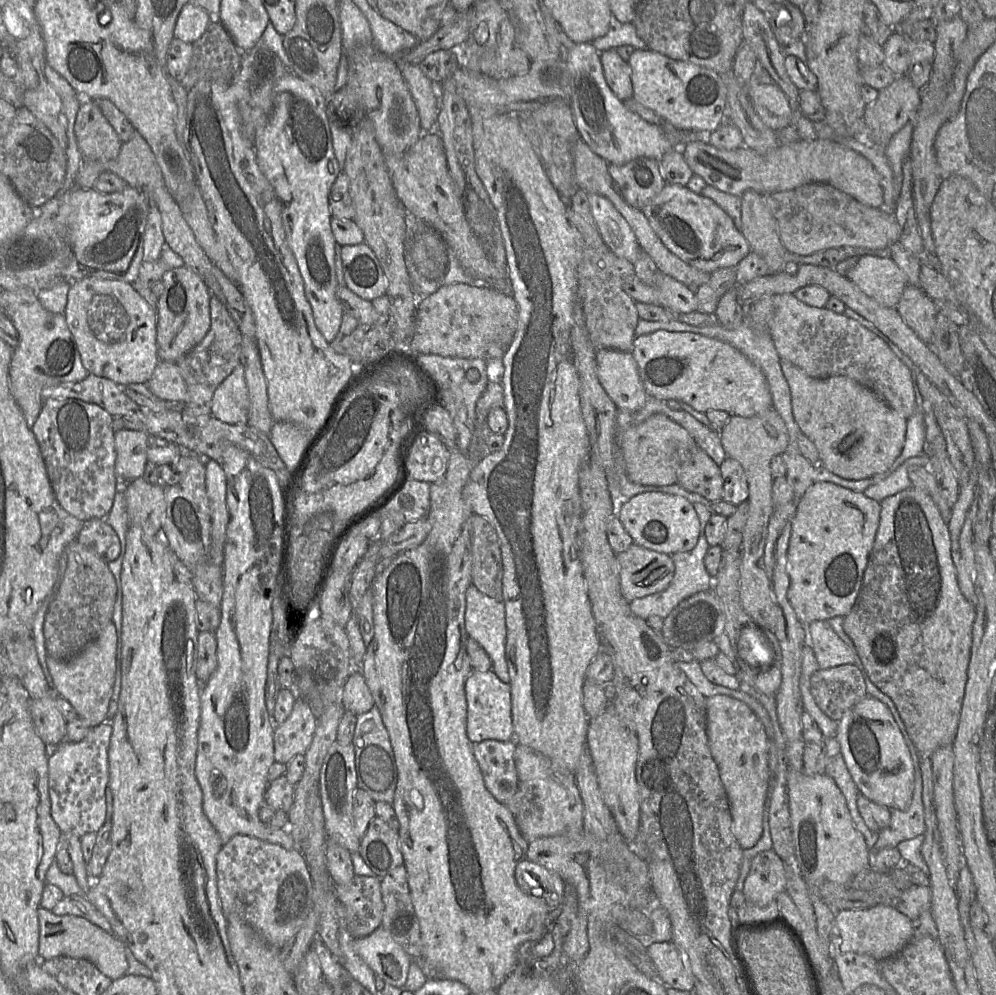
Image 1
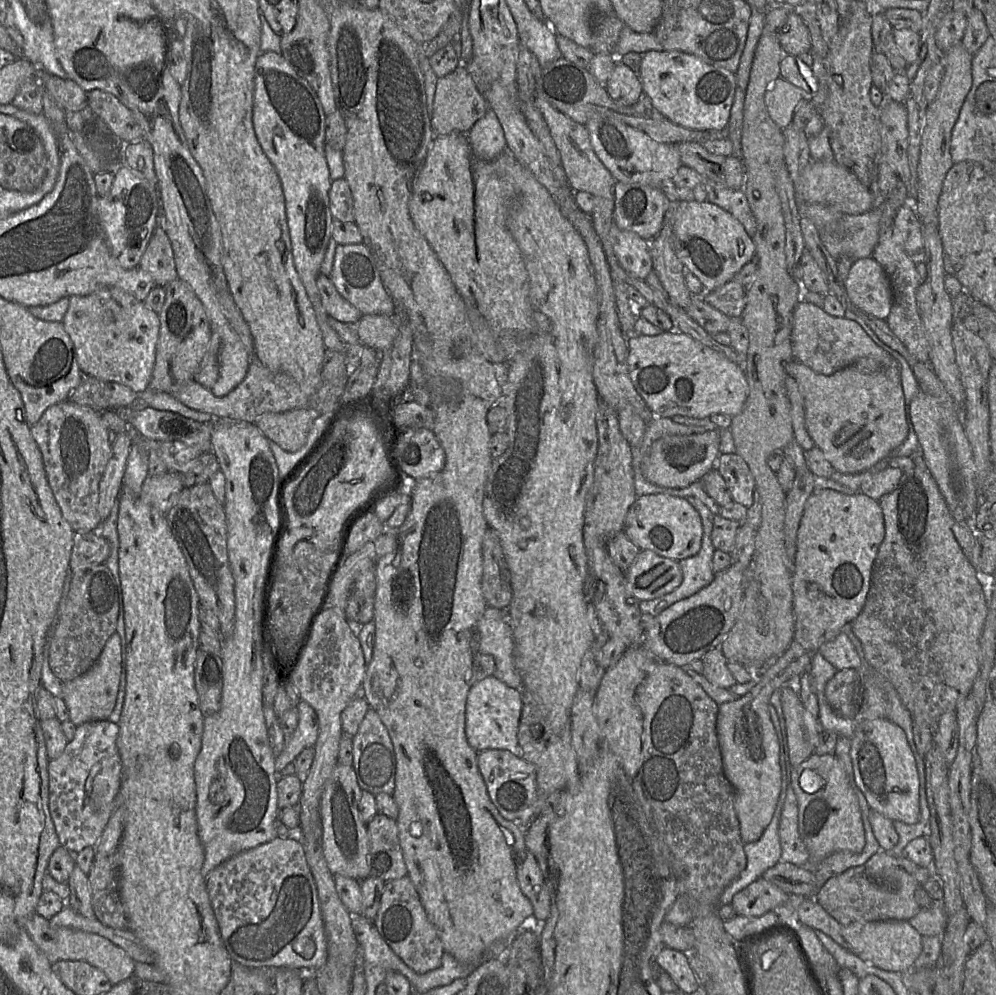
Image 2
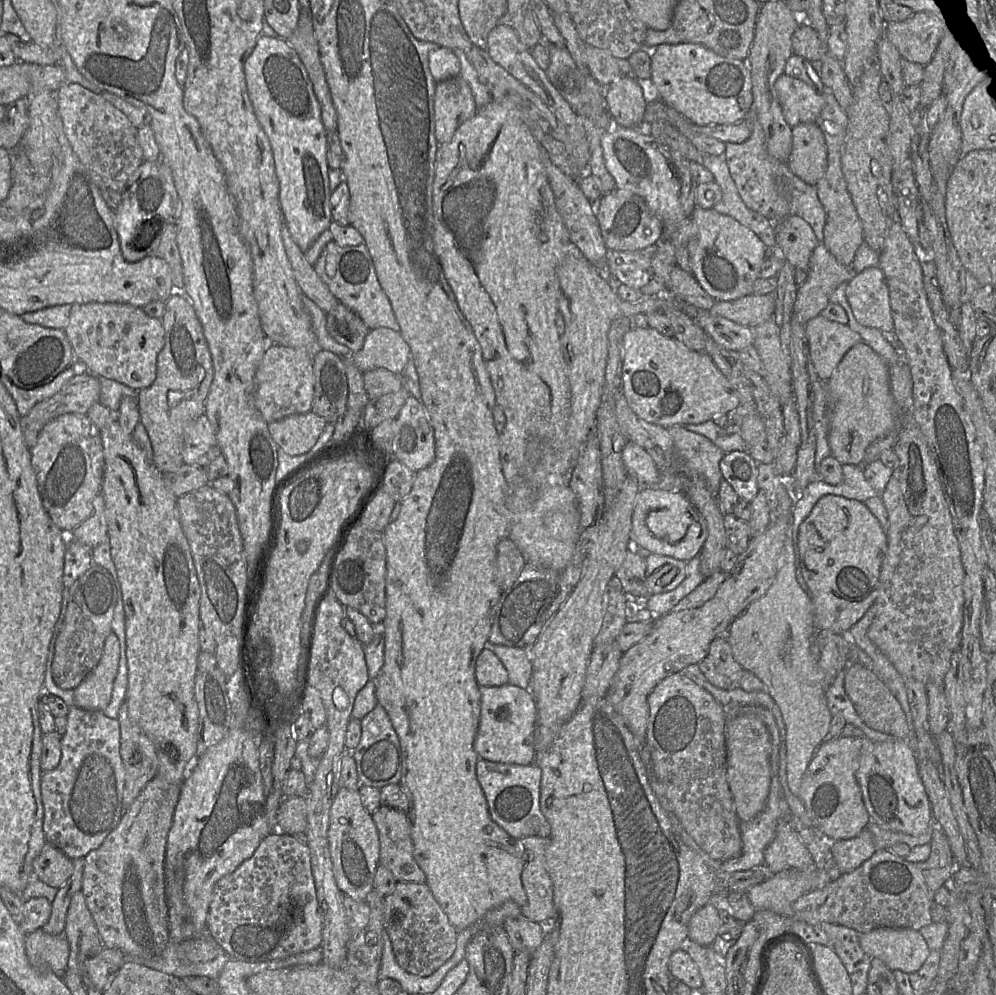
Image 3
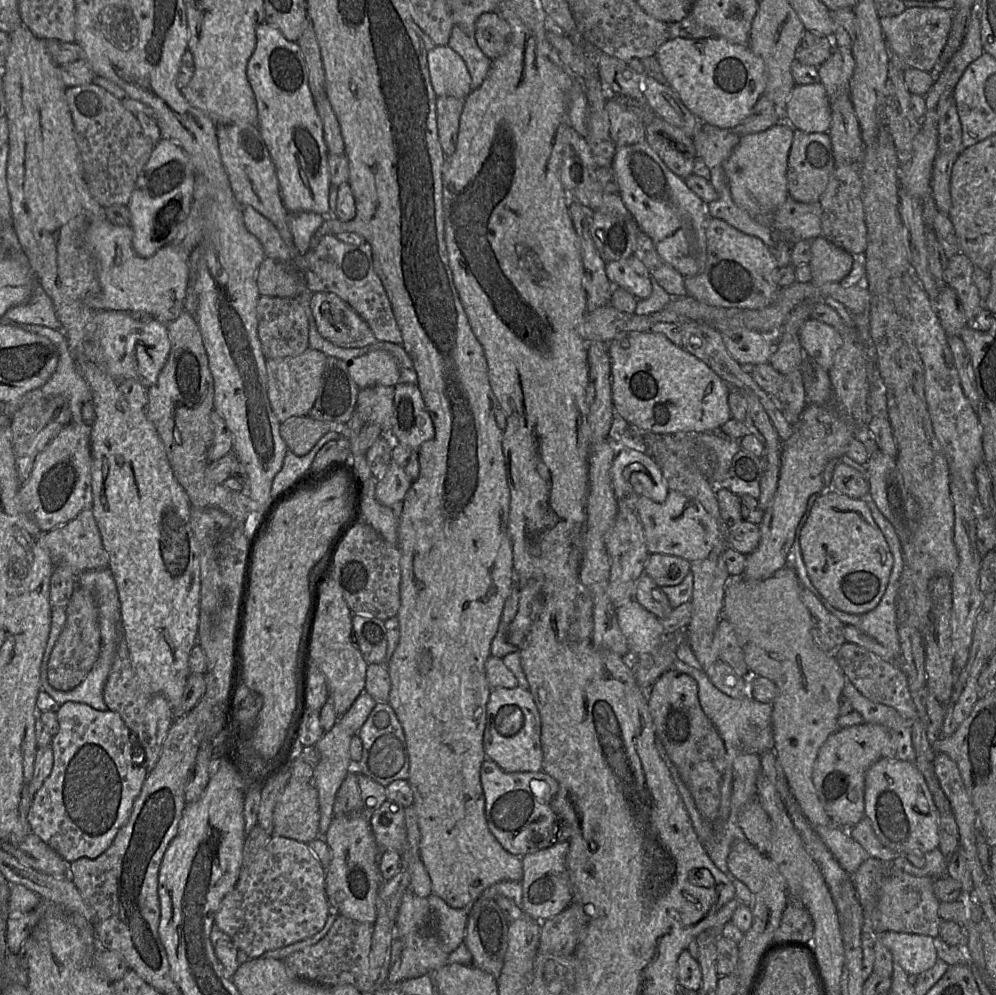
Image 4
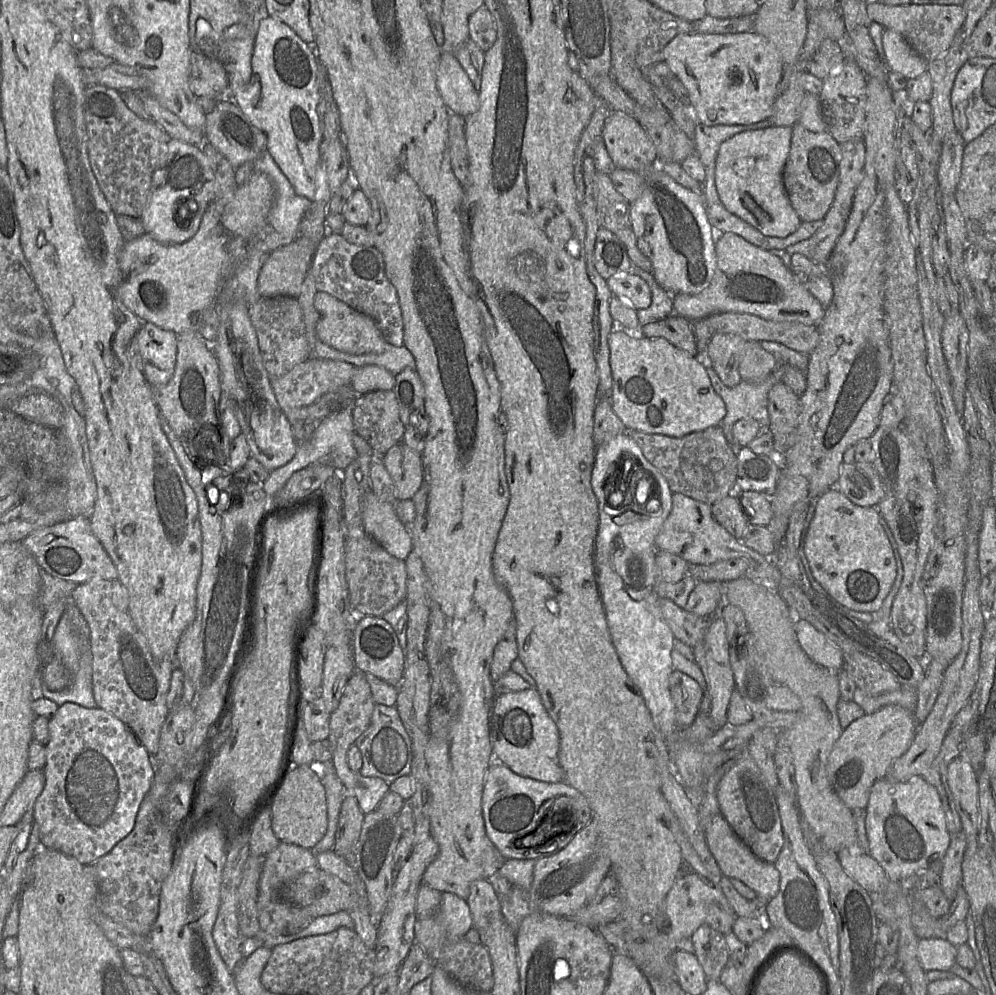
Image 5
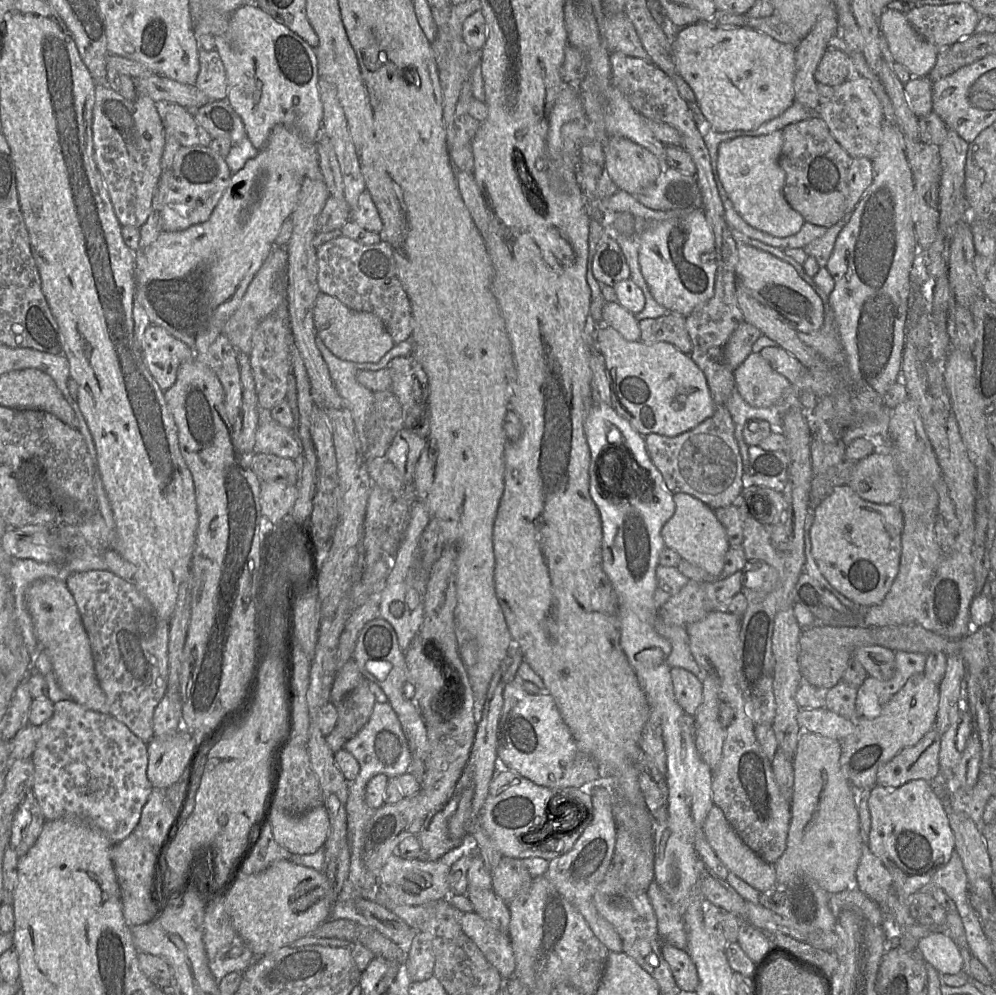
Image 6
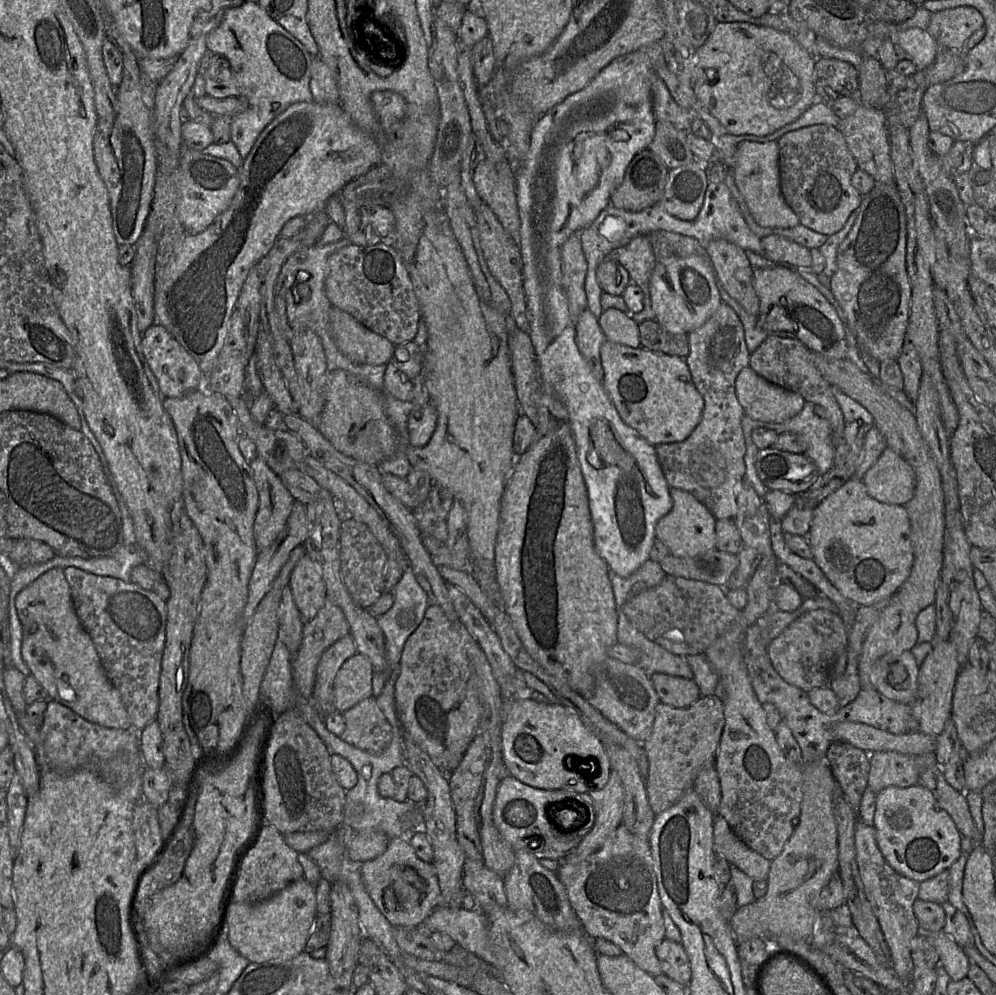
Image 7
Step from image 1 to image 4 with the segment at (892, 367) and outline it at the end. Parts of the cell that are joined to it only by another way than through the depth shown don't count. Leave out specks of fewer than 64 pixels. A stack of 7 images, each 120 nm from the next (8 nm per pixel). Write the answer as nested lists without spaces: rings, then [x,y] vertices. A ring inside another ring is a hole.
[[[809,319],[801,329],[800,342],[807,353],[828,372],[843,339],[835,327],[816,319]]]

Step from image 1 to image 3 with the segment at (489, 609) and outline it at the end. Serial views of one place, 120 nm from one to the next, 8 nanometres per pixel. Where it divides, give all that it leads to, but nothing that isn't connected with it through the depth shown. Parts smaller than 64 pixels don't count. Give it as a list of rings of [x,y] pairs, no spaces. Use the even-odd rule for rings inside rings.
[[[488,641],[486,647],[501,660],[508,673],[508,683],[529,689],[532,676],[532,662],[529,650],[493,644]]]

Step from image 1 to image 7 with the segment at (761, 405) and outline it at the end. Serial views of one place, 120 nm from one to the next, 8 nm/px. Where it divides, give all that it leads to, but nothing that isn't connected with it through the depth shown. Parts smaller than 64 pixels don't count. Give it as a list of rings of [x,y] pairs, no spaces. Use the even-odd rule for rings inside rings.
[[[606,340],[601,347],[603,385],[623,421],[652,445],[687,439],[702,419],[704,398],[696,388],[685,358],[632,348]]]

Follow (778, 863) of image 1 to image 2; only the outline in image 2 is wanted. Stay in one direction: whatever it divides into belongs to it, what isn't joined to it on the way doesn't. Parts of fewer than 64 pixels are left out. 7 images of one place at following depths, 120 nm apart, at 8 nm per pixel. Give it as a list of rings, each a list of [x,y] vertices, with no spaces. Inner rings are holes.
[[[762,877],[735,894],[730,903],[736,915],[761,916],[787,901],[789,894]]]

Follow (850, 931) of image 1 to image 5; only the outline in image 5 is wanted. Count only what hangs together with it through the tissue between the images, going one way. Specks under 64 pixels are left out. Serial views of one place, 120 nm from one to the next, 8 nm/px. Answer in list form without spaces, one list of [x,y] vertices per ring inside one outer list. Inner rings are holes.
[[[920,938],[917,957],[924,971],[949,971],[956,963],[957,947],[947,938]]]

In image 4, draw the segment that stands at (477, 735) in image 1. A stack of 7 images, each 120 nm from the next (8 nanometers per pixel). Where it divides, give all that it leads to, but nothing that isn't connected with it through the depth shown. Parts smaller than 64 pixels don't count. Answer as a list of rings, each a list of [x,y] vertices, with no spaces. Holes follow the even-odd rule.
[[[519,686],[492,689],[487,704],[483,743],[487,759],[507,772],[542,771],[541,718],[529,689]]]

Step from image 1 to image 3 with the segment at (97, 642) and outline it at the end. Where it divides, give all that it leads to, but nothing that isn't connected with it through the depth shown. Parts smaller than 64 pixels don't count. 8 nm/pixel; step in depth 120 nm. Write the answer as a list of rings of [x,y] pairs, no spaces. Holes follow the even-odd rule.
[[[112,632],[104,642],[103,653],[96,667],[73,689],[74,706],[101,712],[108,706],[117,675],[119,658],[119,640]]]

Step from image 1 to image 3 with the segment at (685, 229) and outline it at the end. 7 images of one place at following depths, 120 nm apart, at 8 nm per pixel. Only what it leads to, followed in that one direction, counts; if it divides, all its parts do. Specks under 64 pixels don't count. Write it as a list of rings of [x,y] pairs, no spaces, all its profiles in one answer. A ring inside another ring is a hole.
[[[695,208],[691,218],[697,226],[697,233],[688,244],[690,273],[699,285],[716,300],[730,301],[752,294],[753,284],[759,278],[759,272],[766,255],[766,245],[753,231],[737,220],[712,208]]]

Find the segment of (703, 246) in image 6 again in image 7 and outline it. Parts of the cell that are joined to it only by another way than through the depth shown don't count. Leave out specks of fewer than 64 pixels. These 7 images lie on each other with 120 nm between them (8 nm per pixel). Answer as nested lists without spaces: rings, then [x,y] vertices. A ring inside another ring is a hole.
[[[709,256],[667,257],[656,261],[650,278],[650,296],[656,320],[669,332],[686,333],[702,326],[719,308],[719,282]]]

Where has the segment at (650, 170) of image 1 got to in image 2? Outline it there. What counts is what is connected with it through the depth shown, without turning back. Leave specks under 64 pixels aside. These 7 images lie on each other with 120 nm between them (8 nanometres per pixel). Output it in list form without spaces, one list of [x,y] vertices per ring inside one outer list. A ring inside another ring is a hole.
[[[616,181],[614,191],[615,224],[620,229],[632,231],[647,241],[654,239],[661,229],[666,210],[670,206],[670,199],[665,190],[662,187]]]

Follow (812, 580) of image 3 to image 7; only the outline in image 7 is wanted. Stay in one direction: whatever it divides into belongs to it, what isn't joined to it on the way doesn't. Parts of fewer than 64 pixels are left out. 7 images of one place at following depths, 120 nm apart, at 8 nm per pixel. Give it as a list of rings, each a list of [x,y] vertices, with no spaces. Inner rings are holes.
[[[850,477],[814,509],[808,532],[813,560],[829,581],[858,605],[890,598],[911,572],[914,555],[905,505],[872,498],[862,478]]]

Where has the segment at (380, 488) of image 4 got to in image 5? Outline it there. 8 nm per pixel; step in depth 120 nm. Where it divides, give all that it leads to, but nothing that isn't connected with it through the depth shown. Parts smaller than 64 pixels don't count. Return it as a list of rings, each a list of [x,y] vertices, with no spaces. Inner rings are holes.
[[[401,440],[382,460],[393,481],[397,500],[413,498],[422,482],[422,452],[415,451]]]

